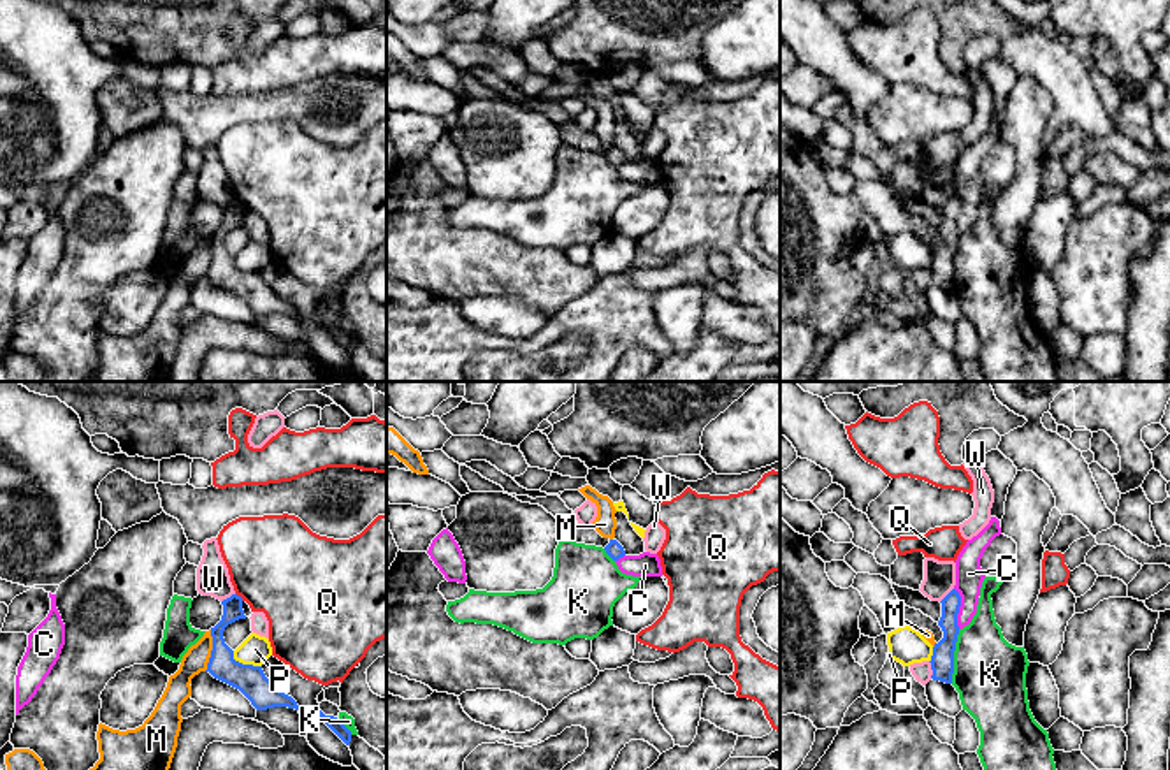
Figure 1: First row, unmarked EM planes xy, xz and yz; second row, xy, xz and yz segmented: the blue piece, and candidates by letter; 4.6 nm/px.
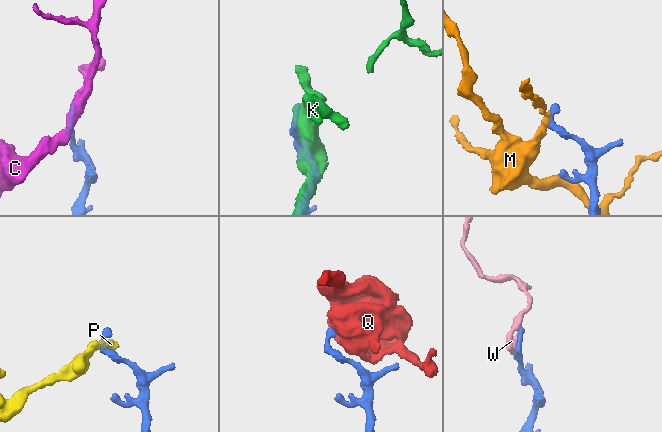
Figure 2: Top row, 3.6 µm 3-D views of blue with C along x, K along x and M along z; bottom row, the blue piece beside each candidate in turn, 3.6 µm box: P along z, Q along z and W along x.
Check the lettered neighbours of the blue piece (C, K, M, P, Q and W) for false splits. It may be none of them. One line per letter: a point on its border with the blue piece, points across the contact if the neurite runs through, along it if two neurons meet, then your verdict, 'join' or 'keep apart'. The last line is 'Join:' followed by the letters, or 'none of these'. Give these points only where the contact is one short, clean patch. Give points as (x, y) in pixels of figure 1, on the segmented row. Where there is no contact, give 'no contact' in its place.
C: contact yz (958, 609); border yz (954, 588), (960, 596), (960, 628); keep apart
K: contact yz (953, 656); keep apart
M: contact xy (211, 651); keep apart
P: contact xy (245, 665); border xy (232, 651), (238, 661), (260, 667); keep apart
Q: contact xy (239, 596); border xy (236, 593), (243, 600); keep apart
W: contact yz (931, 668); keep apart
Join: none of these

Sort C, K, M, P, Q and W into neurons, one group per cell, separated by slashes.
C / K / M / P / Q / W

